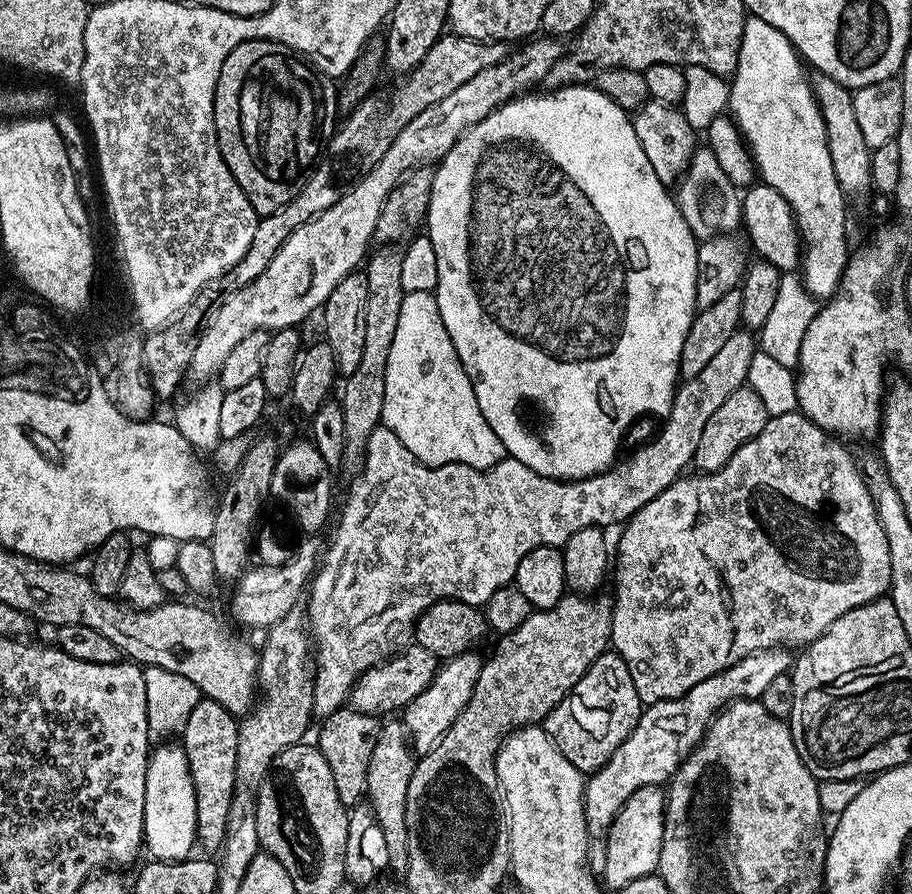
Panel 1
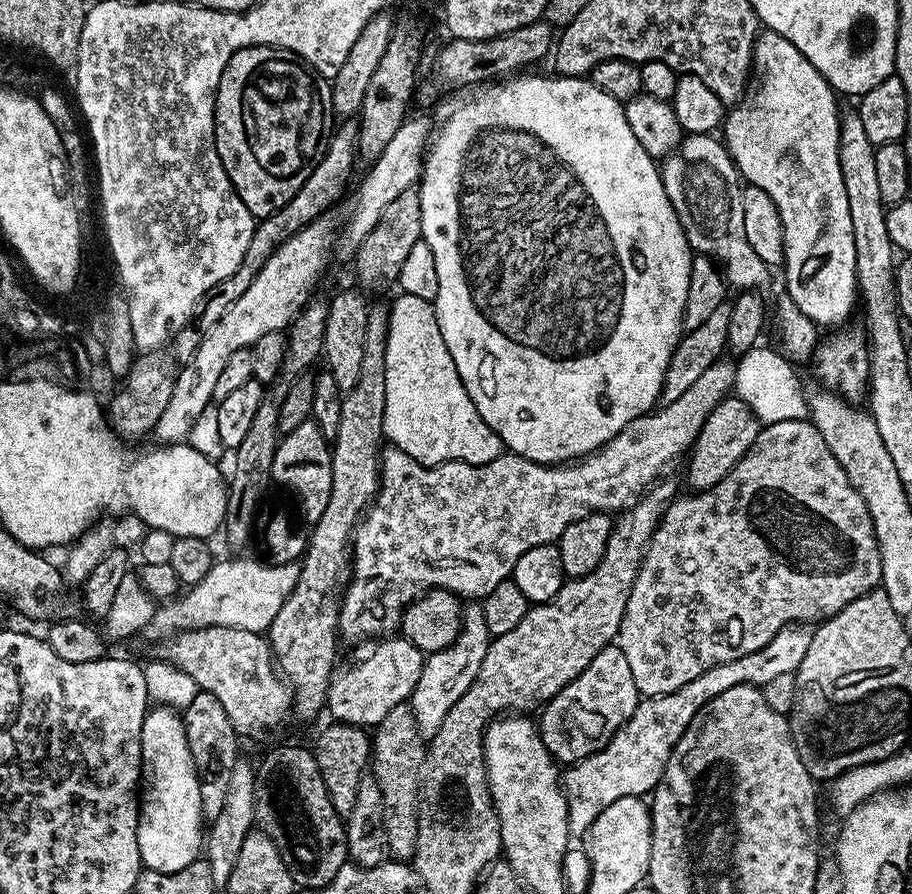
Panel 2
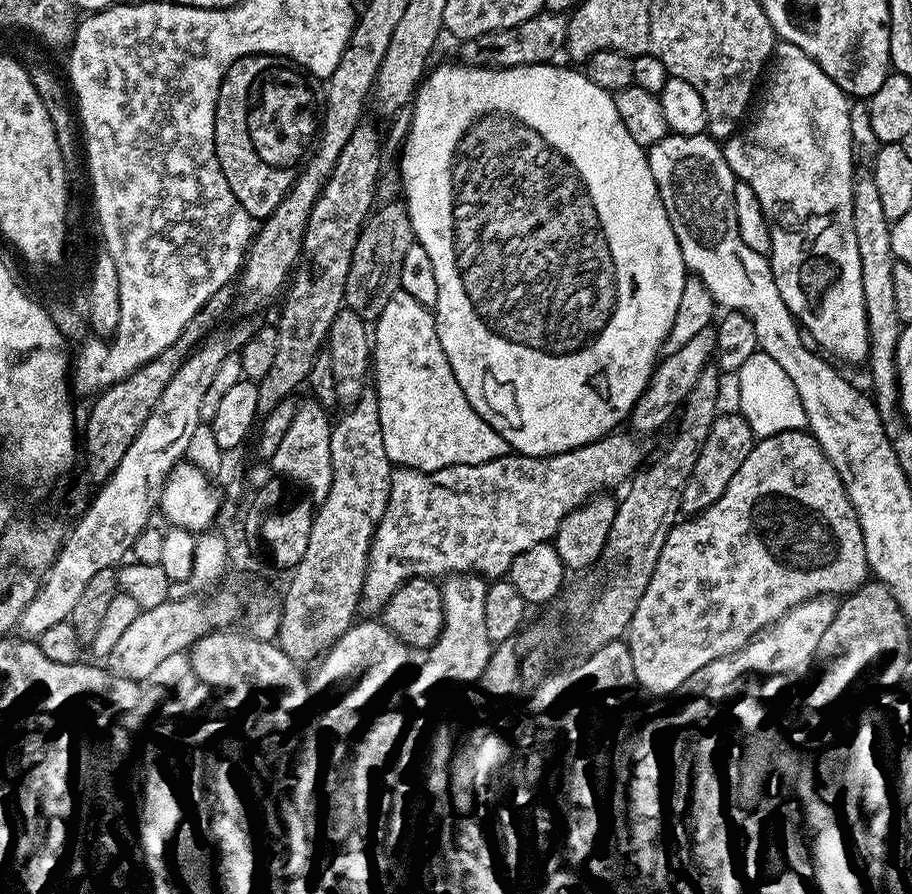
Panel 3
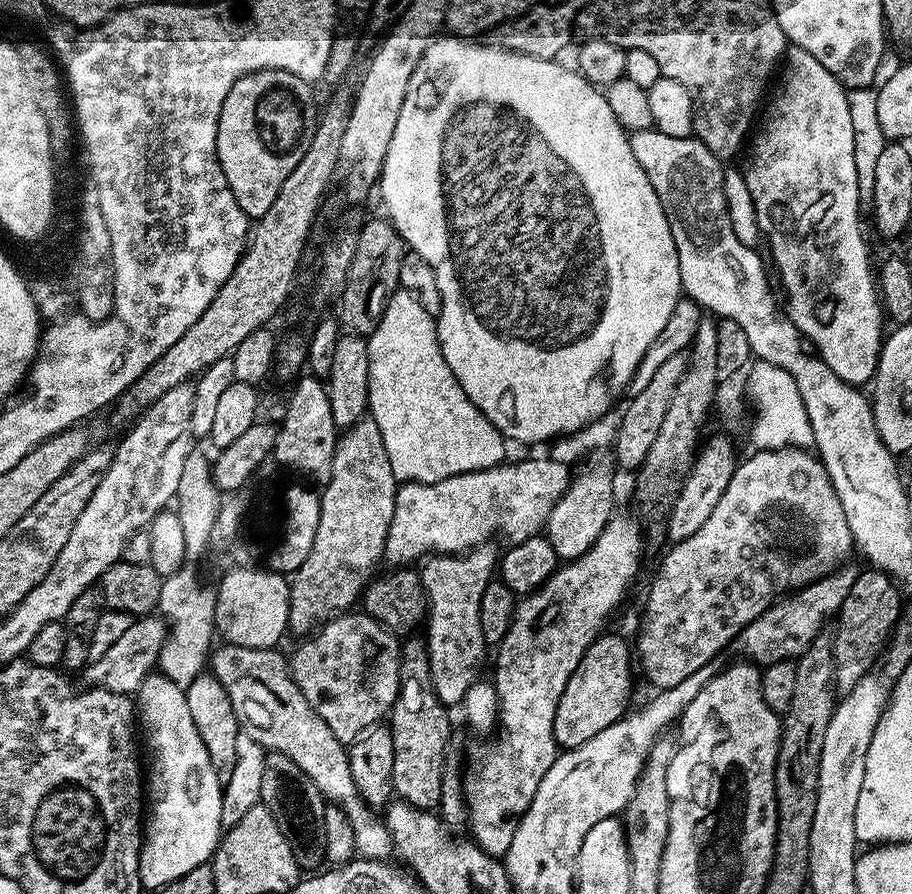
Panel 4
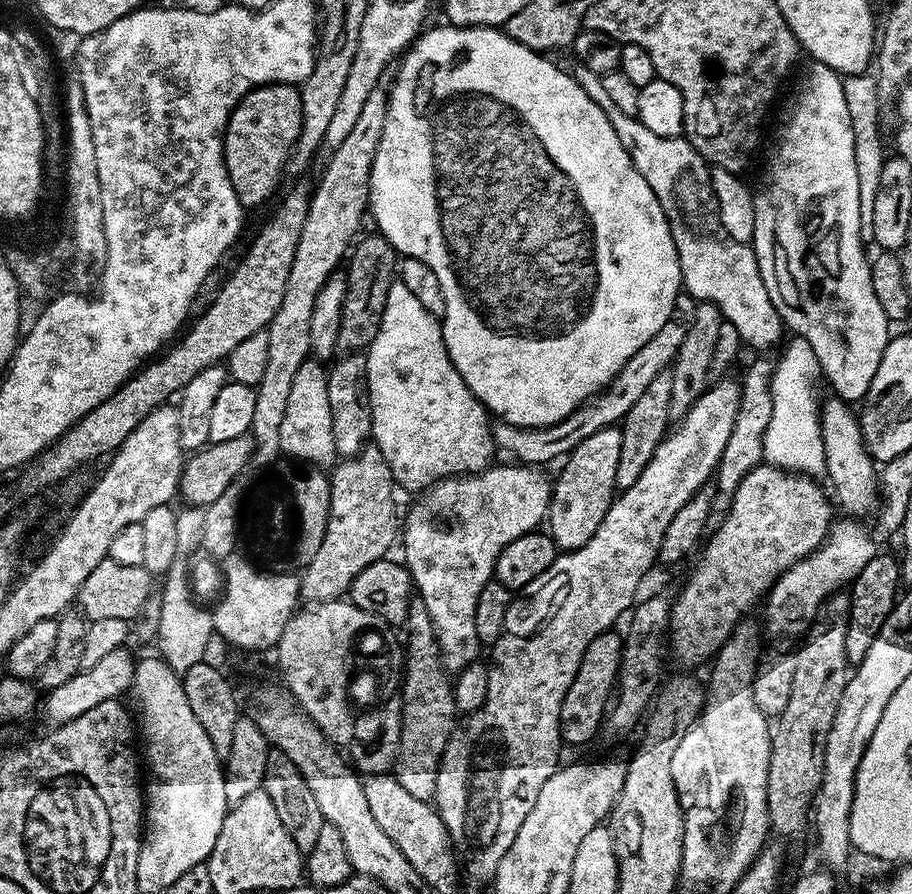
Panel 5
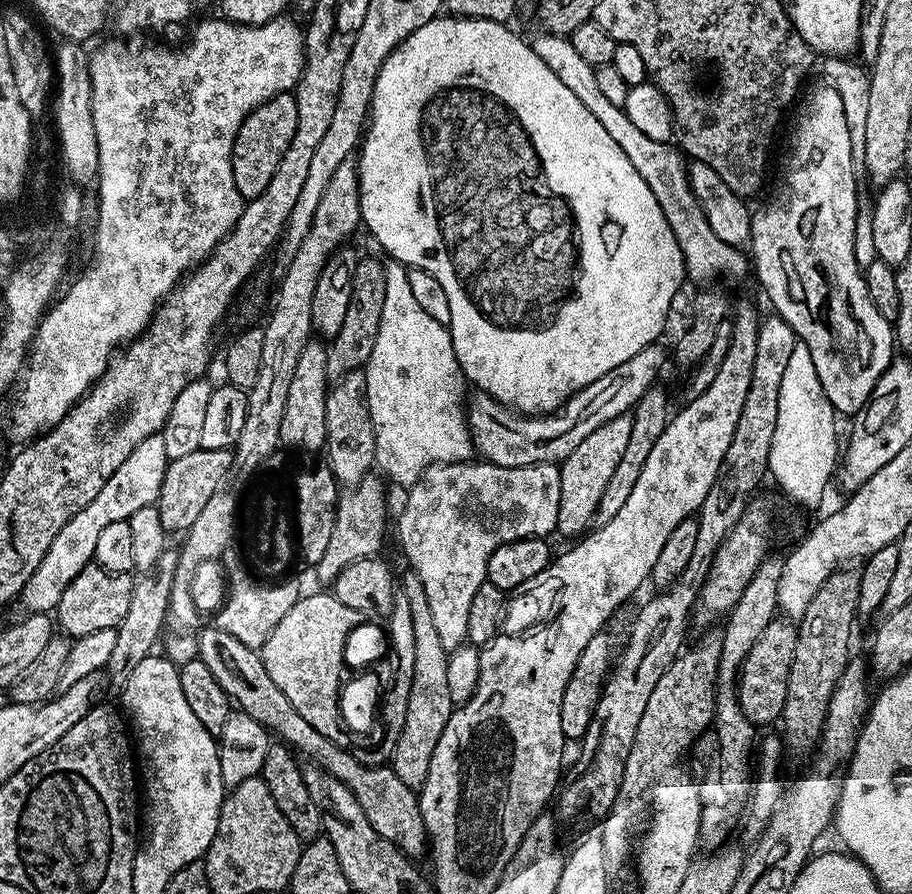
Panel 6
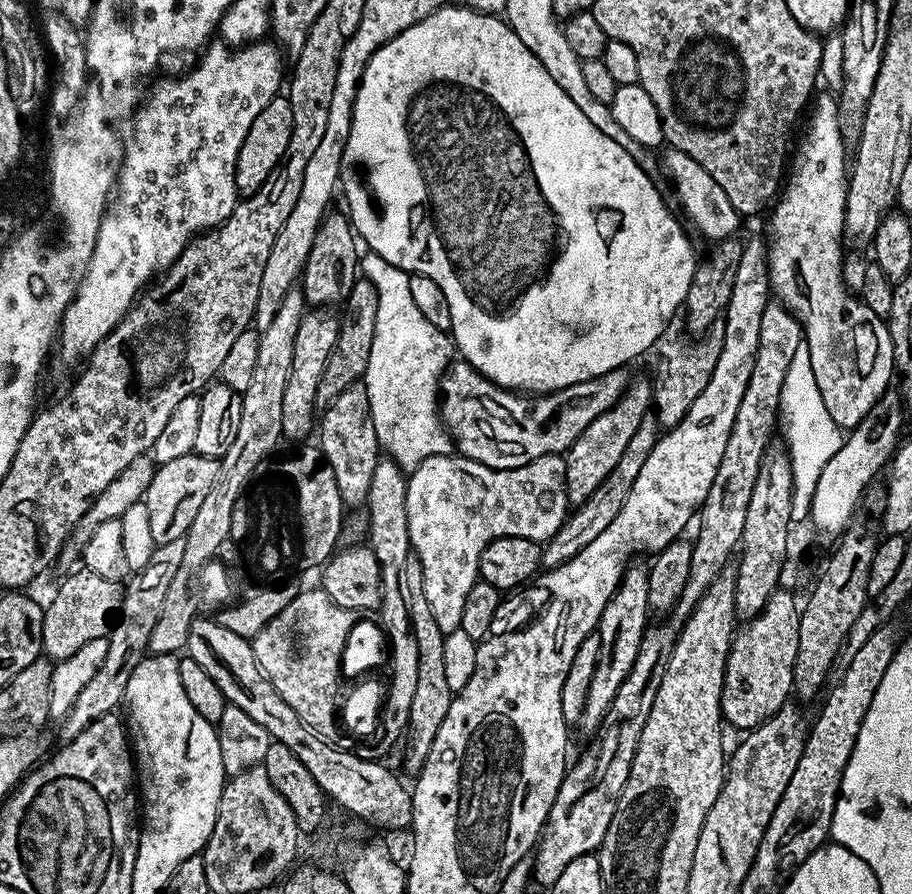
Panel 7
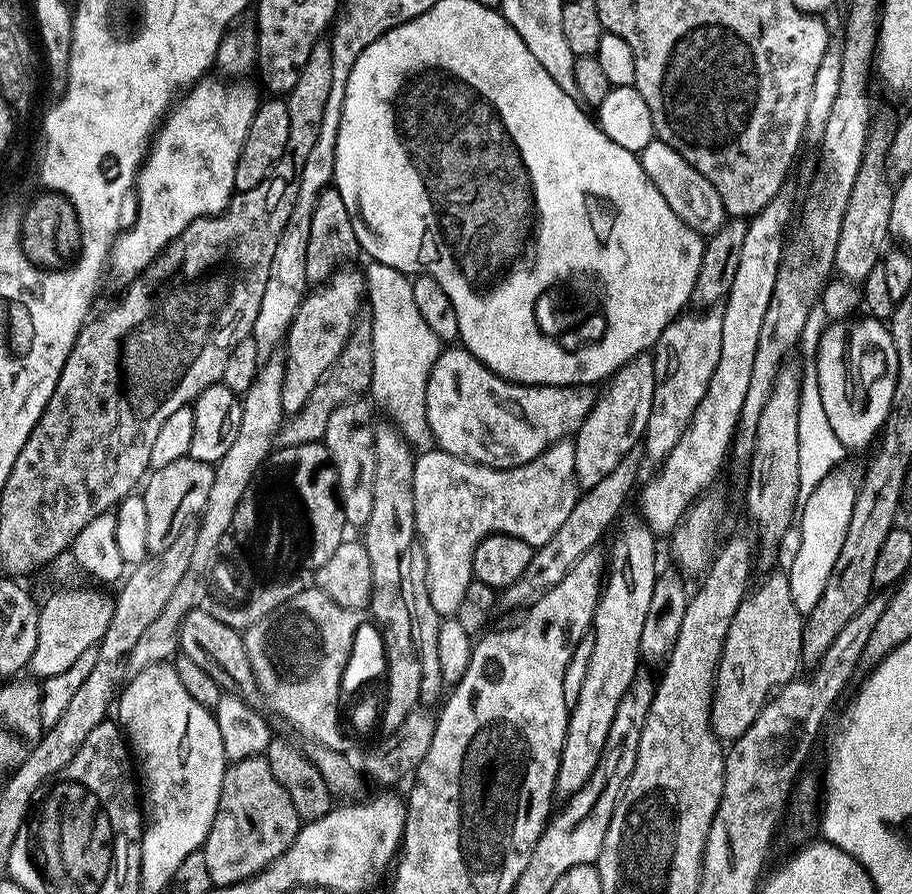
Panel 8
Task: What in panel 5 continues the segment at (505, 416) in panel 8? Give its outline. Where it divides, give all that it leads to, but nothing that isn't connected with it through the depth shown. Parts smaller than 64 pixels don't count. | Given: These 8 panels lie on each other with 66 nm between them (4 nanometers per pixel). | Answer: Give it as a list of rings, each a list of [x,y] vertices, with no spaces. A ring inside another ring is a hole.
[[[670,322],[638,350],[622,366],[619,374],[612,379],[605,391],[597,393],[586,403],[573,409],[572,413],[562,422],[549,424],[545,428],[520,428],[503,422],[493,427],[493,443],[512,455],[516,456],[521,463],[530,466],[542,466],[544,462],[550,462],[556,458],[561,459],[578,447],[582,441],[590,437],[602,428],[611,427],[623,421],[624,415],[638,402],[638,398],[646,391],[646,386],[658,378],[658,374],[669,371],[672,367],[672,359],[678,354],[678,346],[682,346],[685,325],[683,323]]]

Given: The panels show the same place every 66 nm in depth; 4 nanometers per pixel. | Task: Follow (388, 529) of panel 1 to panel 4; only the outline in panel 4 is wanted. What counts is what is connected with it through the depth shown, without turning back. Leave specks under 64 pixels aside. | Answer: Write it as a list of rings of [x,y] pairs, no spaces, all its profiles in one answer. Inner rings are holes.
[[[520,460],[517,464],[505,462],[477,472],[463,472],[448,476],[433,484],[404,482],[396,489],[394,516],[384,547],[385,561],[392,566],[408,566],[429,554],[463,554],[487,545],[495,532],[505,532],[509,545],[537,535],[547,525],[550,510],[568,488],[570,471],[560,460]]]

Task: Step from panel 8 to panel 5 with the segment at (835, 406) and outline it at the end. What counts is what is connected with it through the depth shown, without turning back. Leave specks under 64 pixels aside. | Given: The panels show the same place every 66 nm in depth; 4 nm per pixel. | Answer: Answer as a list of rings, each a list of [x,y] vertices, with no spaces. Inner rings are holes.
[[[813,63],[811,65],[812,69],[805,74],[800,80],[800,85],[796,88],[796,97],[792,100],[792,105],[788,108],[788,113],[784,116],[784,125],[777,130],[776,145],[772,148],[772,153],[768,156],[768,165],[764,168],[764,181],[760,184],[760,189],[757,187],[755,189],[752,201],[754,202],[754,238],[750,245],[752,252],[756,255],[756,261],[758,262],[758,270],[762,274],[762,282],[766,286],[766,294],[770,294],[770,302],[774,302],[774,306],[778,310],[781,320],[784,322],[785,329],[791,330],[795,335],[806,338],[806,342],[810,342],[810,350],[814,350],[814,358],[818,358],[820,363],[820,372],[822,376],[828,379],[828,384],[833,388],[835,395],[841,400],[846,400],[849,402],[860,402],[863,401],[864,395],[870,390],[870,382],[873,381],[874,374],[877,373],[878,365],[882,360],[882,354],[884,353],[886,345],[888,345],[890,339],[890,321],[886,318],[882,311],[882,306],[879,305],[878,298],[874,296],[874,288],[870,285],[870,268],[871,263],[868,261],[868,254],[865,254],[866,250],[864,243],[860,236],[860,200],[858,194],[858,173],[856,173],[856,160],[854,158],[854,130],[851,129],[850,115],[846,108],[846,98],[843,97],[843,79],[837,74],[832,68],[827,68],[825,64]]]

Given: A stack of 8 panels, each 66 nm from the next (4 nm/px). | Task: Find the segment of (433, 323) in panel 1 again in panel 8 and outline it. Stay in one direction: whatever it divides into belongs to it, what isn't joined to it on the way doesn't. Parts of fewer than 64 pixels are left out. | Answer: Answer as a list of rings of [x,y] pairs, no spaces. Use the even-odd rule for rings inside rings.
[[[375,262],[369,263],[369,268],[363,269],[364,287],[366,289],[366,304],[372,317],[372,341],[374,342],[374,378],[370,389],[371,399],[375,407],[389,412],[404,439],[413,446],[428,446],[433,443],[430,426],[427,424],[426,392],[427,380],[430,378],[431,368],[442,351],[442,341],[422,322],[422,313],[414,303],[412,280],[394,266],[386,266]]]

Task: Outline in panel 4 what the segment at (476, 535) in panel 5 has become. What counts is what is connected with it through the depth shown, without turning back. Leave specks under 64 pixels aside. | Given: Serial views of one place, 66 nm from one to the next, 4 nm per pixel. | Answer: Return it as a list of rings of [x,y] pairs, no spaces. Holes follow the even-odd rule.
[[[481,546],[463,554],[432,554],[419,569],[424,586],[426,604],[426,639],[428,642],[428,667],[430,687],[446,706],[459,705],[466,690],[478,678],[476,667],[484,660],[486,645],[482,626],[478,626],[478,602],[482,590],[493,579],[498,564],[498,552],[492,546]]]

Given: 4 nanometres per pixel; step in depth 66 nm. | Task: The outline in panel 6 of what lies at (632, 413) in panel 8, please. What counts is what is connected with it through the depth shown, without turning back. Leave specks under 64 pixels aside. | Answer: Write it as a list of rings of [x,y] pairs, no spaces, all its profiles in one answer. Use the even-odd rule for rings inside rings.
[[[625,414],[603,422],[559,465],[562,478],[562,498],[558,506],[558,522],[556,532],[559,535],[580,538],[593,527],[598,502],[602,502],[602,494],[606,494],[606,486],[614,469],[618,467],[618,458],[622,458],[626,450],[626,442],[630,438],[631,415]]]

